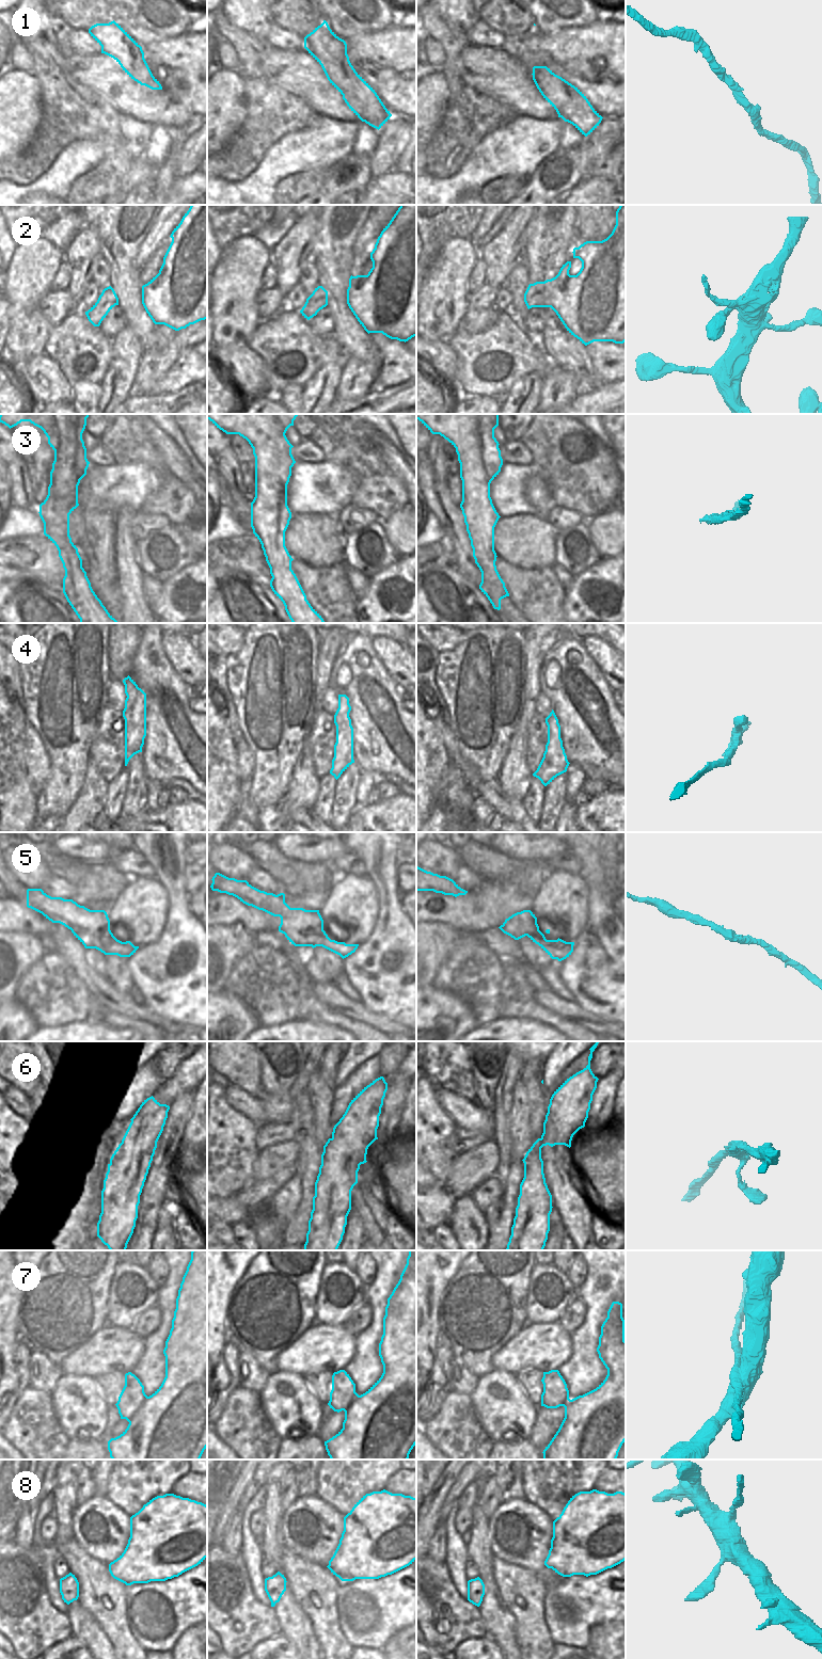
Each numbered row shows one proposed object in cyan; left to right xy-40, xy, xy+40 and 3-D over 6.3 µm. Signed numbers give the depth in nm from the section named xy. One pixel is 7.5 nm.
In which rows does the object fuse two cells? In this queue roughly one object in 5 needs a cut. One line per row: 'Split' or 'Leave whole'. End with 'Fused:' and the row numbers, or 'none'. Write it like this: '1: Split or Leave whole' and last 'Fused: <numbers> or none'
1: Leave whole
2: Leave whole
3: Split
4: Leave whole
5: Leave whole
6: Split
7: Leave whole
8: Leave whole
Fused: 3, 6.

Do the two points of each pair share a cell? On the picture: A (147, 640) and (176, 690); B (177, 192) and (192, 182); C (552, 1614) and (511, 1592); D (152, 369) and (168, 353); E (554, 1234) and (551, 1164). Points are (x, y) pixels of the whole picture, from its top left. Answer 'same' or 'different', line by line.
A: same
B: same
C: different
D: same
E: different

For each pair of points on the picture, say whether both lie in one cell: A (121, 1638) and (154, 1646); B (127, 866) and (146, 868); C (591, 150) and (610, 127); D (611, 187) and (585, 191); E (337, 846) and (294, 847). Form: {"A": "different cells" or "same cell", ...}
{"A": "different cells", "B": "same cell", "C": "same cell", "D": "same cell", "E": "same cell"}

